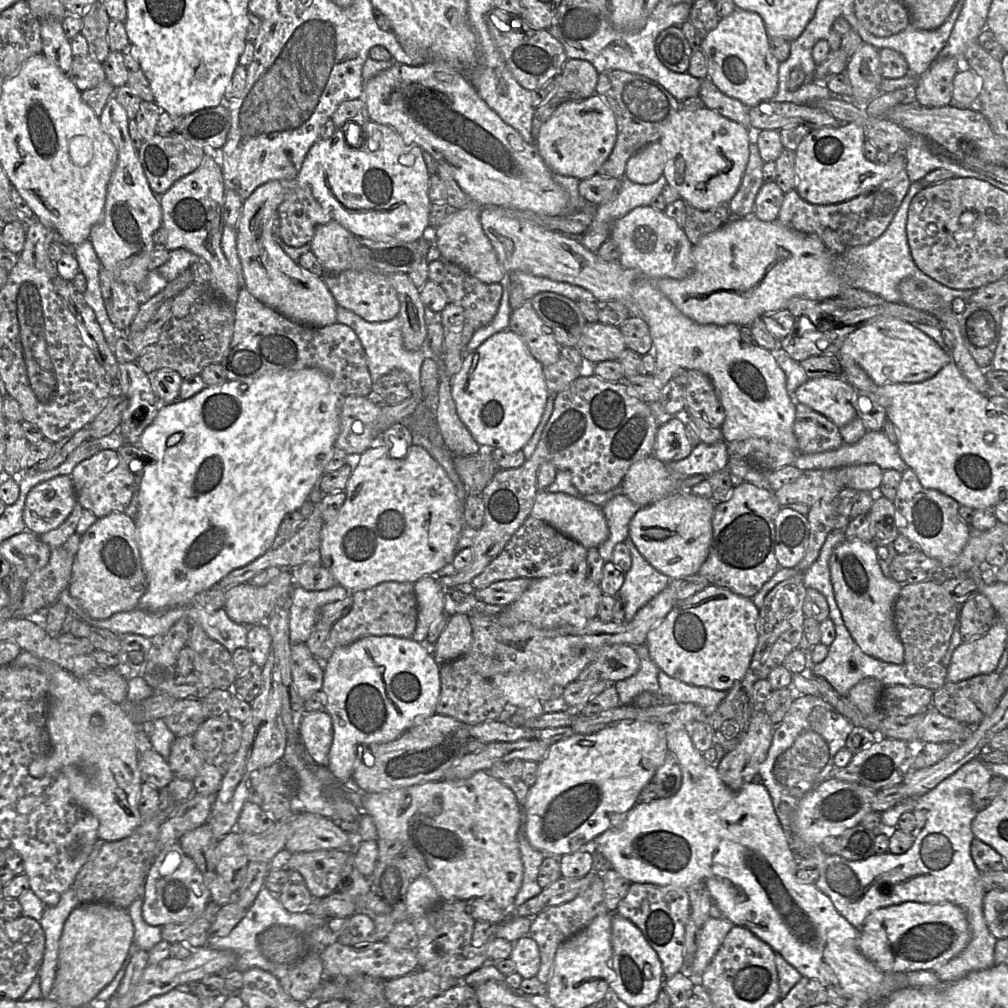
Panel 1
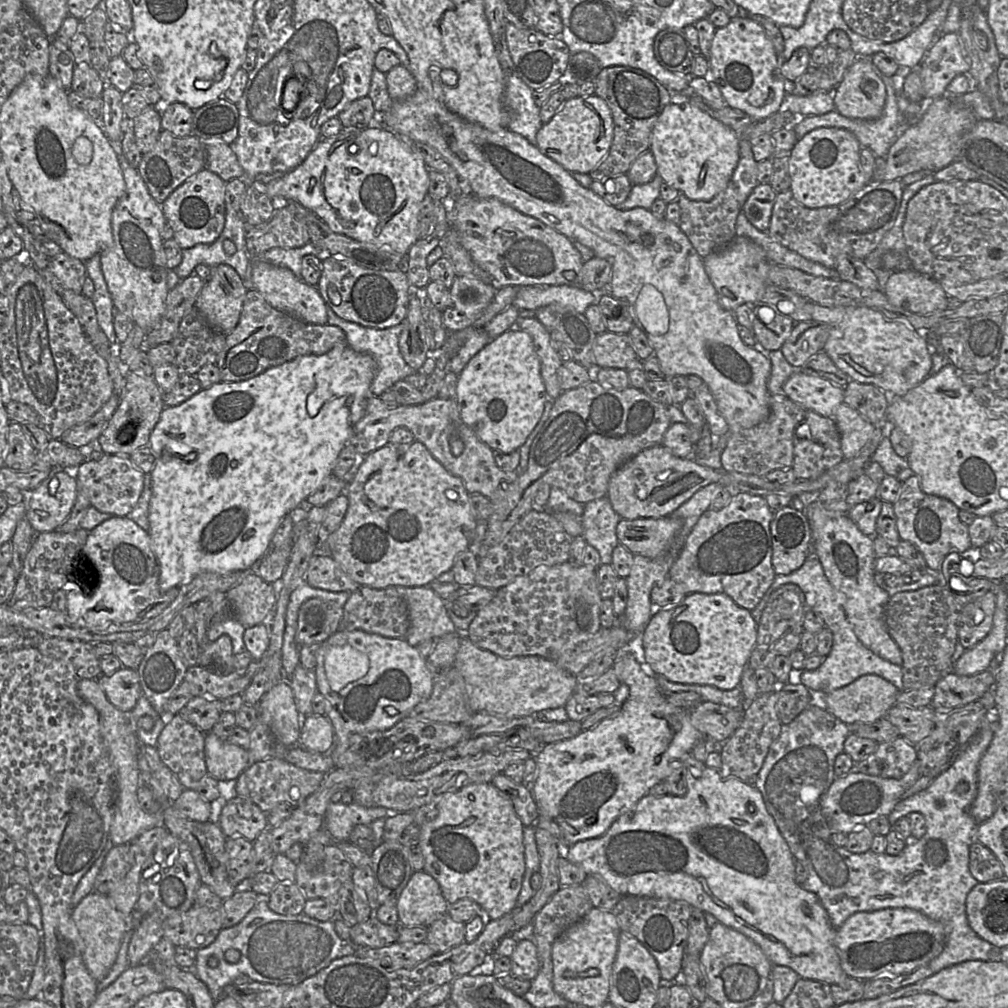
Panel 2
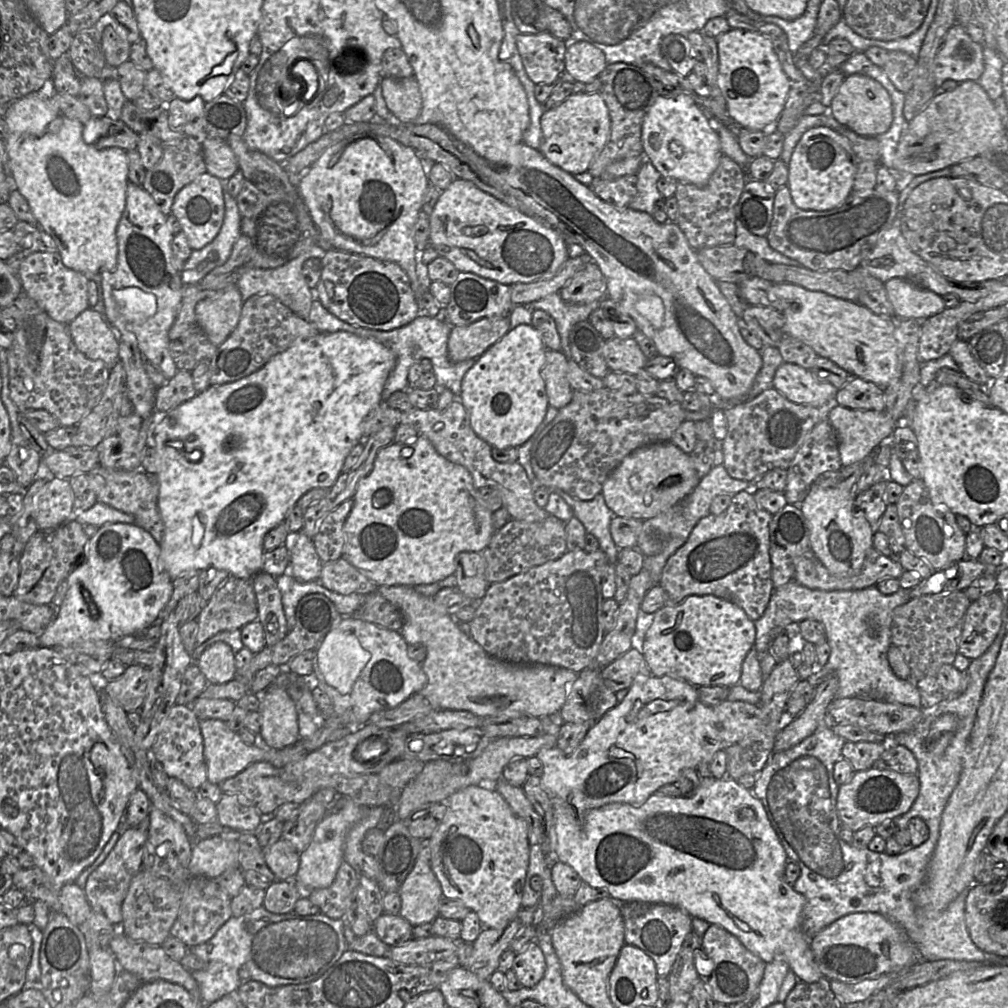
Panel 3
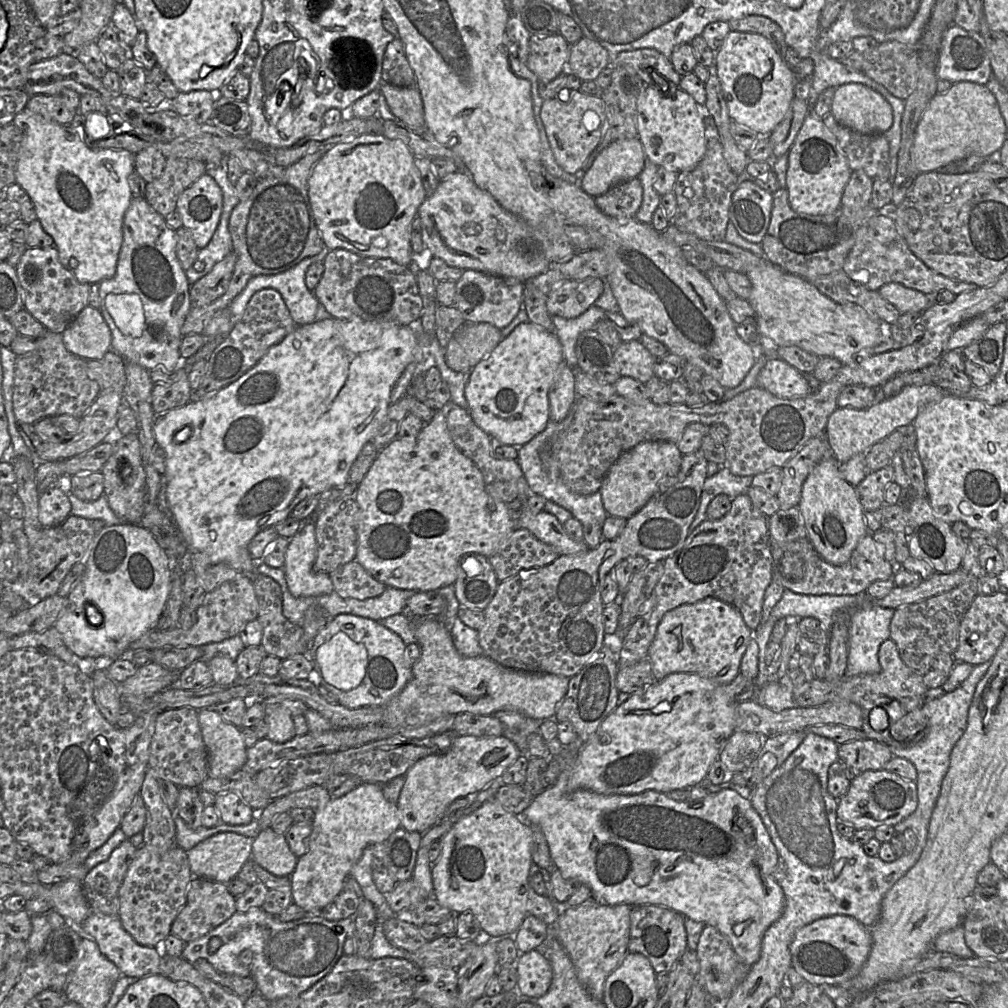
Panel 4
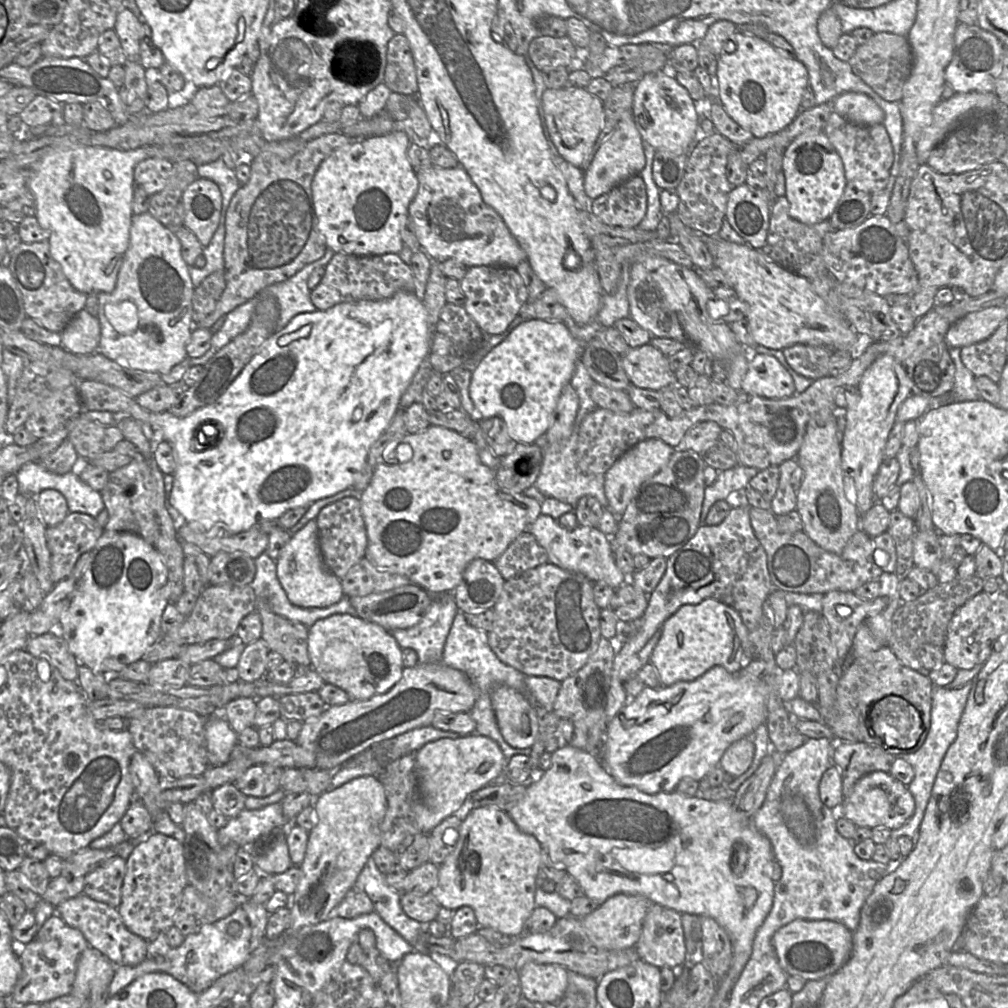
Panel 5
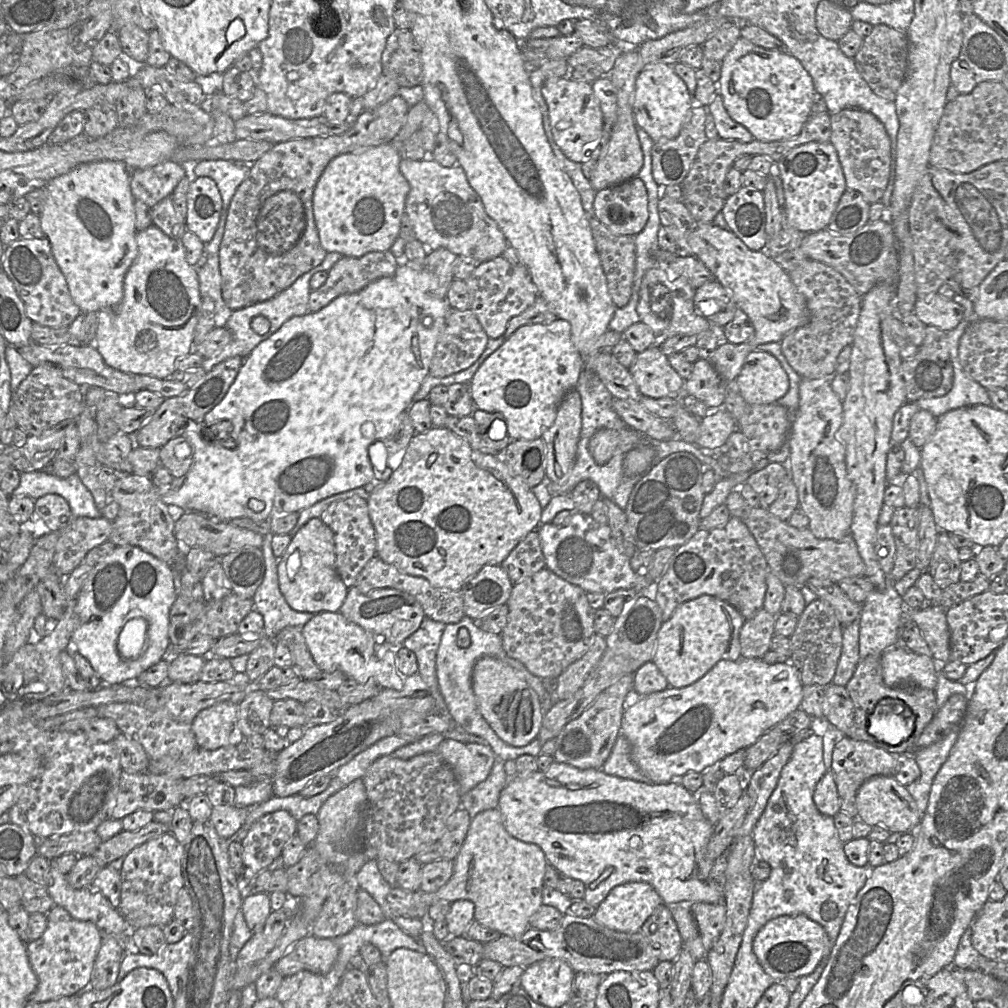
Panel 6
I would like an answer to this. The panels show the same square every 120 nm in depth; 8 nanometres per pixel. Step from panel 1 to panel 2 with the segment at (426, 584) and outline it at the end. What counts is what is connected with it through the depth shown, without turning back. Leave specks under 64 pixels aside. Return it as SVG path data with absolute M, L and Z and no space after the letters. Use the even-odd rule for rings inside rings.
M429 586L395 587L408 605L410 627L405 639L411 646L457 633L448 615L446 602Z

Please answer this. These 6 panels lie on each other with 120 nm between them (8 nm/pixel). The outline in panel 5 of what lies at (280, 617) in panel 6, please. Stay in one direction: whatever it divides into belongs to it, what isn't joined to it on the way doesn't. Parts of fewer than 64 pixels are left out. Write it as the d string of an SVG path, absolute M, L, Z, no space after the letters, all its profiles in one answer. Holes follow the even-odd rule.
M265 551L255 559L255 564L256 574L251 586L256 598L265 598L273 613L307 627L335 614L357 616L355 608L347 597L343 597L338 603L327 608L301 608L293 605L277 577L276 561Z

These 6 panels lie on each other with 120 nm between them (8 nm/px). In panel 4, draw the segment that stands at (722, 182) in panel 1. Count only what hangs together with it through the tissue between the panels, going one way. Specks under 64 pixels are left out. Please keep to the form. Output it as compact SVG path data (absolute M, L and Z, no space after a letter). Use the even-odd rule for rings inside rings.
M673 82L668 83L671 88L667 89L667 96L654 85L644 85L637 100L636 129L647 159L658 167L680 173L694 169L702 160L708 136L694 98L681 88L675 88ZM654 136L661 140L657 148L650 141Z

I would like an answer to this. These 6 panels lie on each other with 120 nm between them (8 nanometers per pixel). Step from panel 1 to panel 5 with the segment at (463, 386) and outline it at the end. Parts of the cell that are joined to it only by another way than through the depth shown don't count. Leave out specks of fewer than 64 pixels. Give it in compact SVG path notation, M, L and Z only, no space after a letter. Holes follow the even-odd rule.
M524 320L500 344L494 347L472 372L470 397L475 405L475 421L499 417L516 443L532 444L547 433L560 394L570 383L577 361L582 360L583 344L578 342L562 321Z

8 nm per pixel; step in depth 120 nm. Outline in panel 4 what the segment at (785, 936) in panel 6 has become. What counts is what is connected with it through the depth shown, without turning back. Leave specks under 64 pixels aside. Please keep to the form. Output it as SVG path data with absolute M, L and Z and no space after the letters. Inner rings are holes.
M833 915L801 927L790 944L791 966L806 982L848 984L865 964L872 947L870 929L851 916Z

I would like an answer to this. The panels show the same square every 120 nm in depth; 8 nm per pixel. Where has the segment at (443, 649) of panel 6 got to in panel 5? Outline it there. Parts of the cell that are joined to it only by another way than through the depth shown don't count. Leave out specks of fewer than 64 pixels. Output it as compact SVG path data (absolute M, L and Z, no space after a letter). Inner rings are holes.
M458 611L447 636L442 660L445 665L466 674L477 690L475 705L469 712L476 722L476 734L489 737L497 742L507 760L517 754L529 756L532 751L531 748L513 748L503 738L492 707L491 692L498 685L507 685L518 692L520 691L529 703L537 708L539 712L545 712L545 710L540 707L536 698L528 689L525 683L525 675L512 666L502 662L490 648L488 643L488 632L471 626L467 622L465 614Z

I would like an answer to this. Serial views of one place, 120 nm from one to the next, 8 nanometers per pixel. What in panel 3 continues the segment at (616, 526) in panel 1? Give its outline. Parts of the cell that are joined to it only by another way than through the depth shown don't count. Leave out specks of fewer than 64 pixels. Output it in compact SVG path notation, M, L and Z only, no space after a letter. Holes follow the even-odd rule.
M549 489L559 494L572 508L574 516L584 525L586 531L594 535L610 564L617 563L619 548L610 533L611 520L616 516L606 505L604 496L599 493L592 500L582 501L570 496L561 489Z

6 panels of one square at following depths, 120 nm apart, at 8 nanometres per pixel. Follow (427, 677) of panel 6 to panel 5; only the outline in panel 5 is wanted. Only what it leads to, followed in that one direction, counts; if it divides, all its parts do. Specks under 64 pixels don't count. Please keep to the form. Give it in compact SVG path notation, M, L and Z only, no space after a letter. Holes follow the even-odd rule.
M453 593L430 595L439 597L417 625L390 632L402 649L415 650L422 664L443 662L447 636L458 612Z

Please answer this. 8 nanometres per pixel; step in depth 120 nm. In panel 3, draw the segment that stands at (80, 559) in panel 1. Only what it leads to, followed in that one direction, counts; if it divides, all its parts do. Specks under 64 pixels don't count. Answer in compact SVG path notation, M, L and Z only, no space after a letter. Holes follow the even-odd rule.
M105 523L99 527L97 532L89 538L85 546L84 560L76 563L75 569L68 575L68 590L61 606L56 610L56 615L52 623L40 635L41 647L69 647L79 642L90 641L118 641L121 638L129 635L142 635L158 618L161 611L164 609L173 593L173 579L163 568L160 558L161 547L160 544L153 538L153 536L143 528L135 524L127 523ZM83 589L87 590L90 601L87 602L83 596Z

